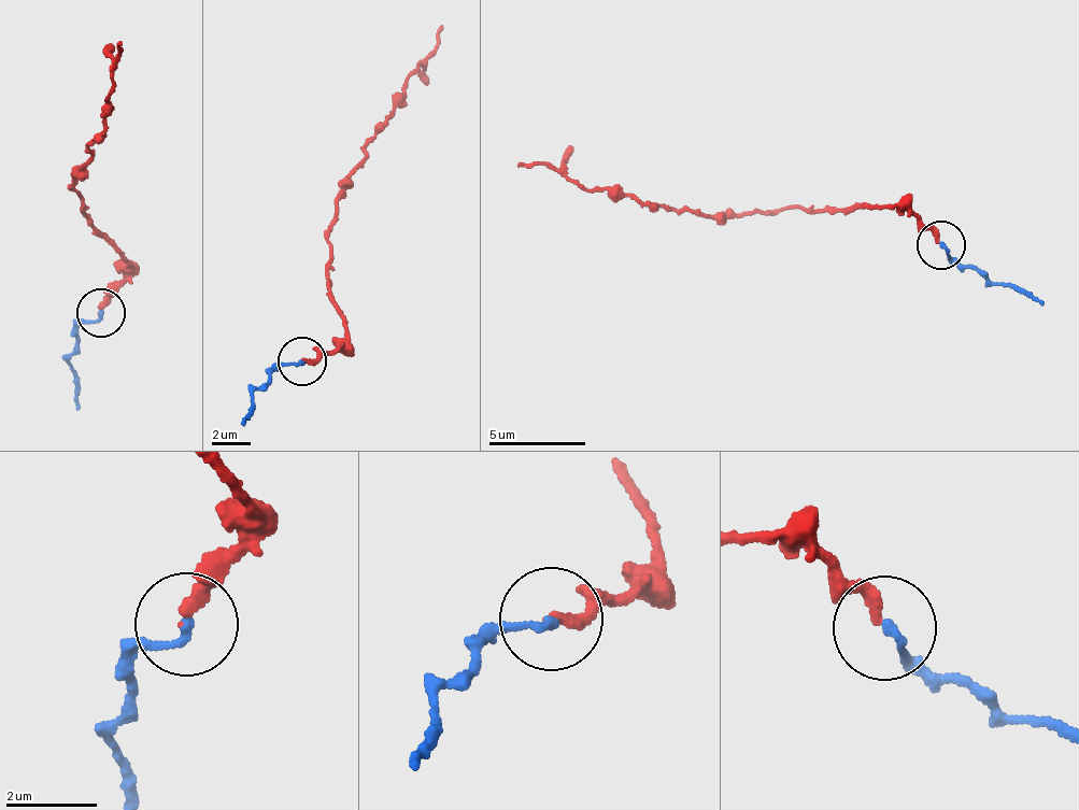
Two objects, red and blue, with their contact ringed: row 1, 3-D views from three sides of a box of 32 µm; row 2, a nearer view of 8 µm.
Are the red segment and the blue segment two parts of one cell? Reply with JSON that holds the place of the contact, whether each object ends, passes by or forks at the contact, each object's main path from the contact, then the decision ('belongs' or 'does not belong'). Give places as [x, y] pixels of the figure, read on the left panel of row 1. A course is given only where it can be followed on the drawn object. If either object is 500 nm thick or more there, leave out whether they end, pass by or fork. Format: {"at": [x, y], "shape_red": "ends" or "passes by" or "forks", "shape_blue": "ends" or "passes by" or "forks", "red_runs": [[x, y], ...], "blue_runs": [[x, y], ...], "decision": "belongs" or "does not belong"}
{"at": [101, 313], "shape_red": "ends", "shape_blue": "ends", "red_runs": [[98, 315], [127, 269], [68, 186], [73, 167], [79, 167], [102, 131], [121, 47]], "blue_runs": [[102, 314], [77, 332], [73, 365], [77, 409]], "decision": "belongs"}

